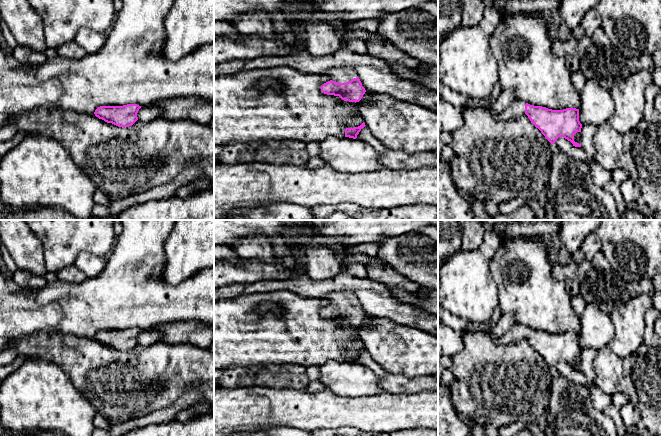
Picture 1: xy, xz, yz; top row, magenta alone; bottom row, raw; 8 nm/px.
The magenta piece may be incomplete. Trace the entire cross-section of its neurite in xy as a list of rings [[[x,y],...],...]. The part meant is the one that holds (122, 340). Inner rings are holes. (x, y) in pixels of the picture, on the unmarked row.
[[[137,328],[100,330],[95,334],[94,338],[107,347],[112,347],[118,351],[129,351],[138,344],[137,337],[140,332],[141,330]]]

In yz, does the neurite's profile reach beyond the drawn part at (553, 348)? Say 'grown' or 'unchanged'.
grown

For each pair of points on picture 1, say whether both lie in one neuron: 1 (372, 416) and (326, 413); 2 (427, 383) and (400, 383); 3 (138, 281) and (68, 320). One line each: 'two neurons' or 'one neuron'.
1: one neuron
2: one neuron
3: one neuron

